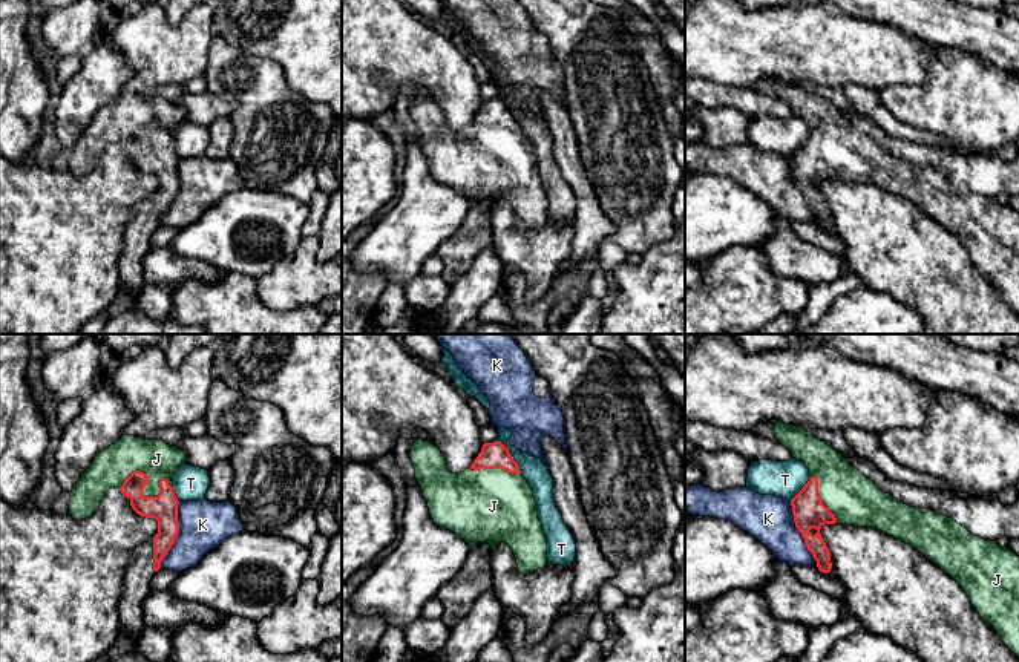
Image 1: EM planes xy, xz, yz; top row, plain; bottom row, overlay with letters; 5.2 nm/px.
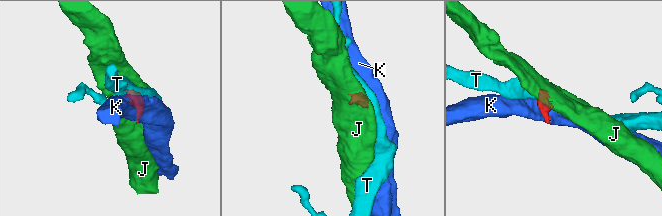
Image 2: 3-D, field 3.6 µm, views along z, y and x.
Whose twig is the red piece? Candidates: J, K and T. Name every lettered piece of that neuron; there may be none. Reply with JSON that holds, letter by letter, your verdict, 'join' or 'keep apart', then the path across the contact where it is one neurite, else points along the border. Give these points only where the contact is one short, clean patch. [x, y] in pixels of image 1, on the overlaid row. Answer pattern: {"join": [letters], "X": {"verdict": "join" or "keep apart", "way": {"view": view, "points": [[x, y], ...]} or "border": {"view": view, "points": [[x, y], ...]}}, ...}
{"join": ["J"], "J": {"verdict": "join", "way": {"view": "xy", "points": [[164, 507], [143, 489], [147, 468], [157, 458]]}}, "K": {"verdict": "keep apart", "border": {"view": "xy", "points": [[180, 501], [178, 535], [160, 566]]}}, "T": {"verdict": "keep apart", "border": {"view": "xz", "points": [[497, 440], [507, 449], [521, 472]]}}}

